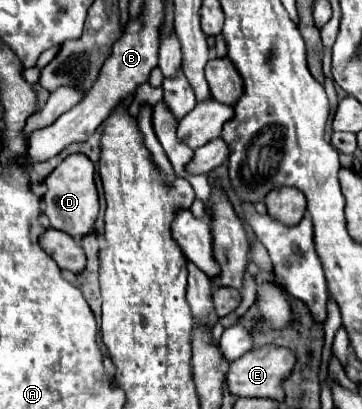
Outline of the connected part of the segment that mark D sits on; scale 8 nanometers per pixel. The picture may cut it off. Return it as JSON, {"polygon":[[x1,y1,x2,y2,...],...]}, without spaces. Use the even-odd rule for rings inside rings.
{"polygon":[[69,155,61,165,45,179,47,193,43,195,43,213,53,229,65,231,71,237,85,237,93,231,93,223,99,213,99,197,95,187,95,169,85,155]]}

